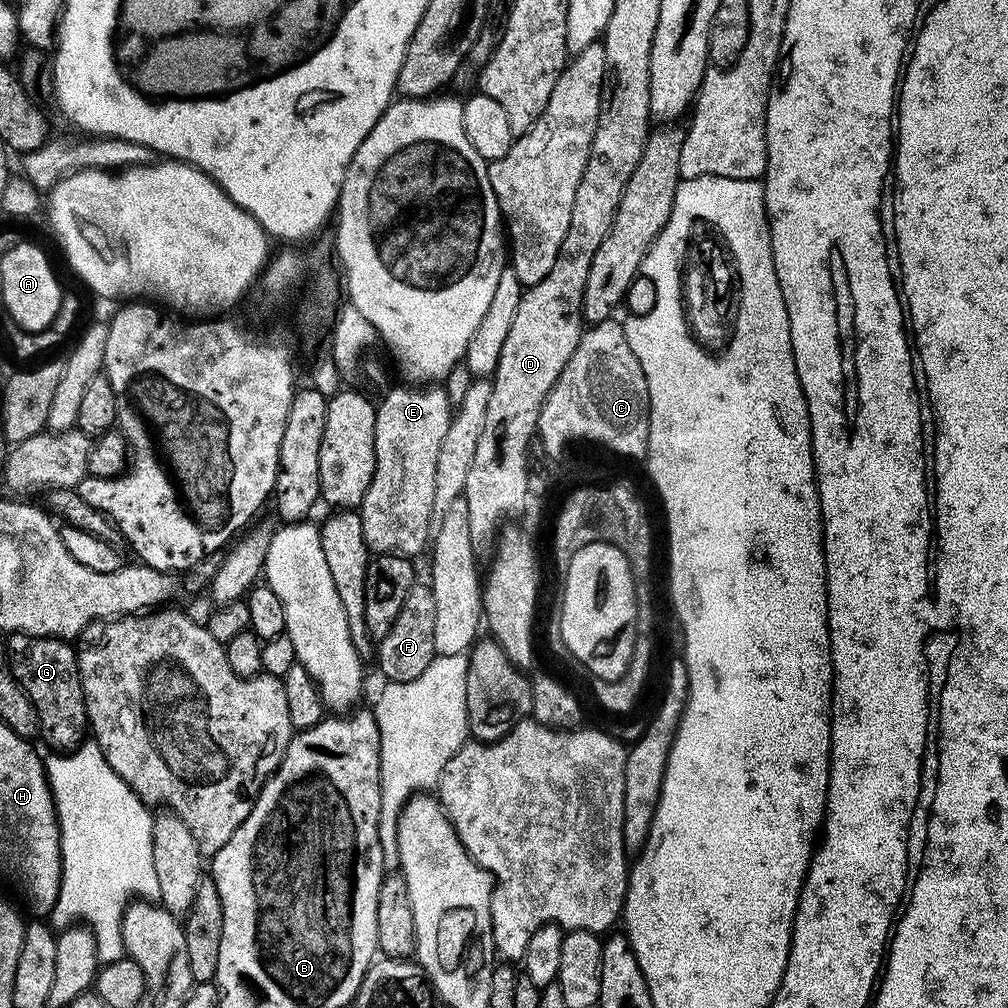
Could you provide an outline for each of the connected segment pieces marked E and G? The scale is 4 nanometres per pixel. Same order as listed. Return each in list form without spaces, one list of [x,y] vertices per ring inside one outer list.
[[[404,386],[392,388],[376,404],[374,422],[374,478],[366,498],[359,506],[362,534],[369,549],[376,554],[394,554],[416,558],[420,551],[430,544],[430,533],[434,528],[434,477],[438,471],[438,450],[442,450],[442,438],[450,430],[454,407],[447,400],[443,387],[440,386]]]
[[[13,632],[7,637],[8,665],[12,667],[12,673],[22,690],[30,698],[34,710],[38,714],[40,723],[39,735],[44,736],[46,743],[60,754],[67,754],[85,743],[86,733],[89,731],[88,711],[84,705],[84,691],[80,681],[80,667],[76,661],[78,652],[71,648],[67,639],[59,636],[31,636],[25,632]]]

